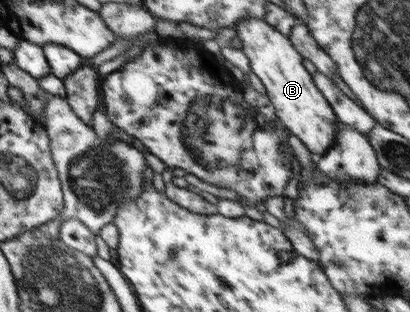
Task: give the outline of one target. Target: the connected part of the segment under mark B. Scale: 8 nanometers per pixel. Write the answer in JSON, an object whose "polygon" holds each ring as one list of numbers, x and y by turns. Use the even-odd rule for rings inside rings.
{"polygon":[[256,17,239,21,234,27,241,39,241,50,249,59,252,72,263,82,279,123,298,137,311,154,325,155,336,143,338,130,335,124,338,120,325,96,315,87,312,76,305,70,302,56,293,48,291,40,264,19]]}

